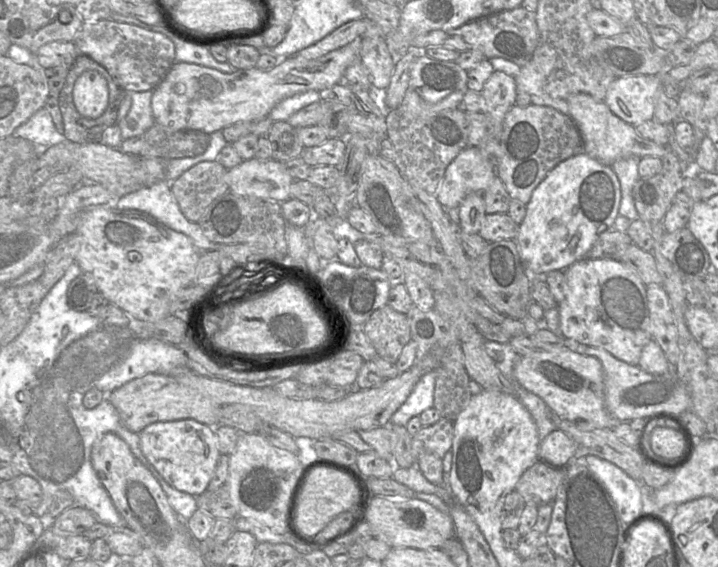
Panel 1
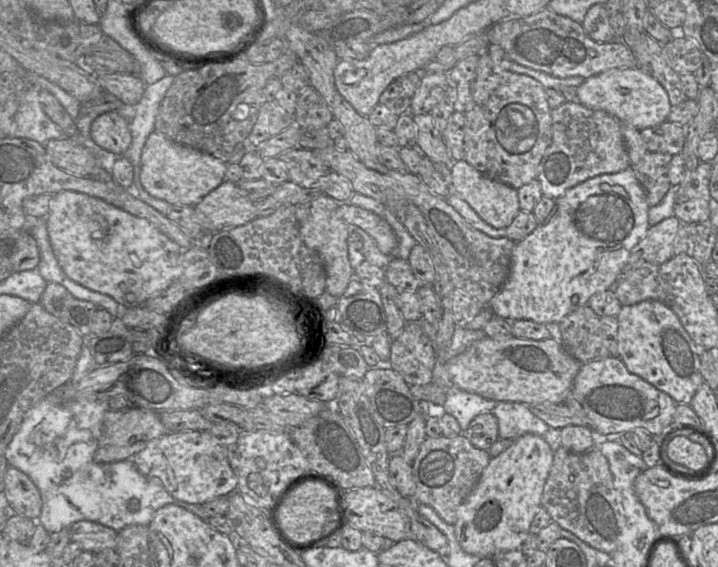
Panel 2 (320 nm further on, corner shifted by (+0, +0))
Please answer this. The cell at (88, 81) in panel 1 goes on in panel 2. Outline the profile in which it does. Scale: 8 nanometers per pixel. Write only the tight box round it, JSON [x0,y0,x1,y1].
[90,111,132,156]

